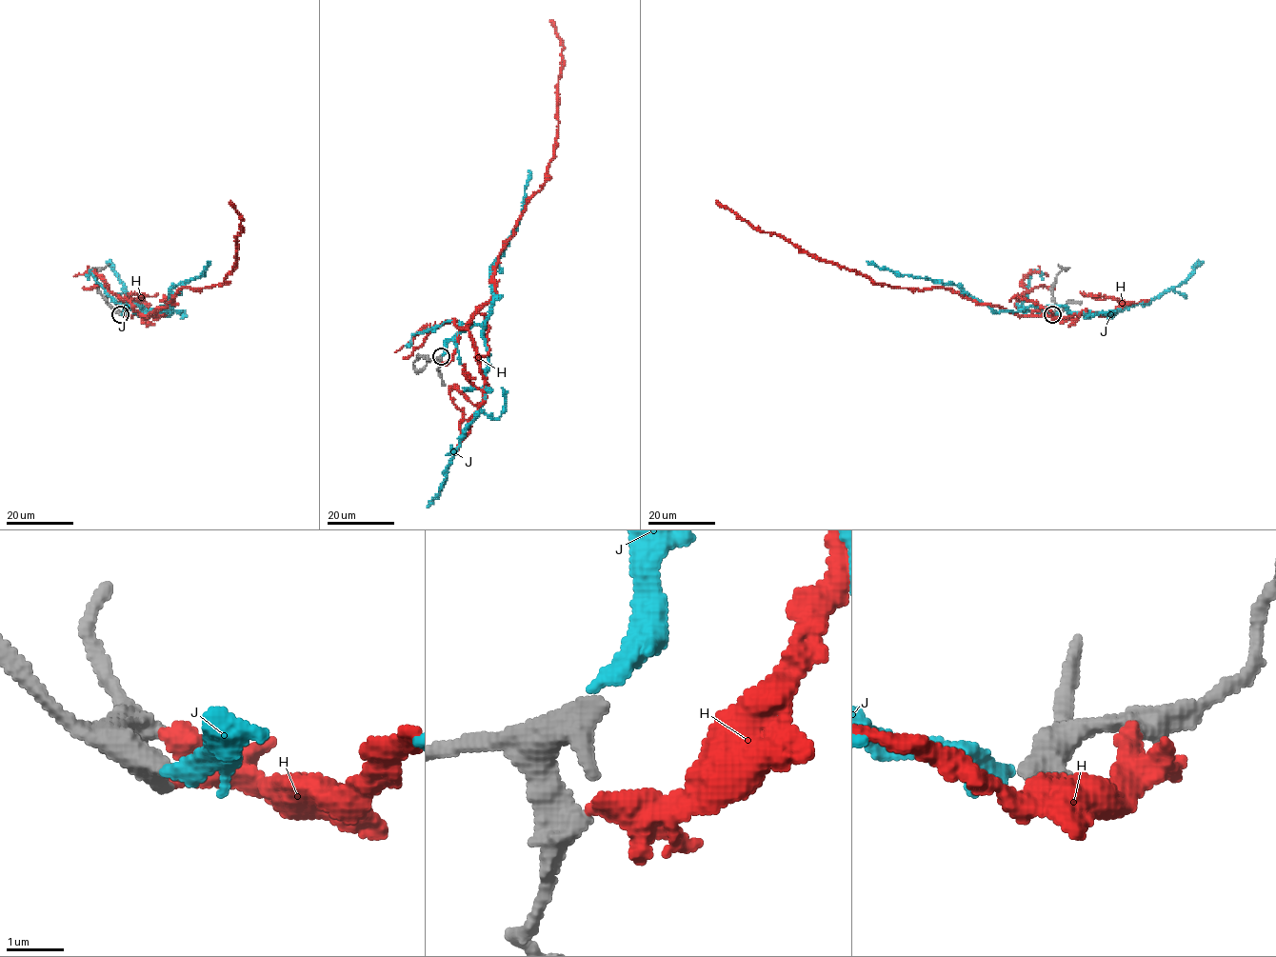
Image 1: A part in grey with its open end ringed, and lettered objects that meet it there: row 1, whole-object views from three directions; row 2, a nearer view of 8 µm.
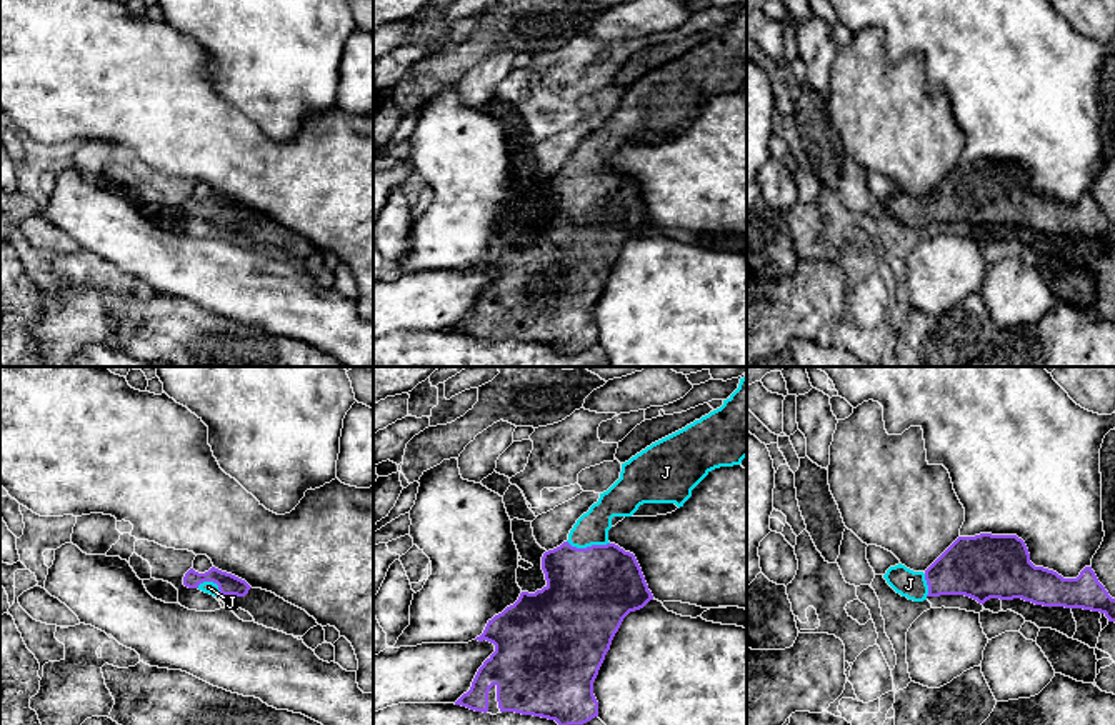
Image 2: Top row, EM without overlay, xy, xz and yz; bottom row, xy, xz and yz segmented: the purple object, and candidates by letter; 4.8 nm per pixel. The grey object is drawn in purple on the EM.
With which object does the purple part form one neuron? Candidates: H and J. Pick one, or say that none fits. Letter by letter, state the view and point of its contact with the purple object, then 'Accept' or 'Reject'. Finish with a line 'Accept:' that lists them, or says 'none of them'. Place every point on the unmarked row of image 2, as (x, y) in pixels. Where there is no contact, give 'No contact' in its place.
H: No contact. Reject
J: Touches purple at xz (589, 174). Accept
Accept: J

